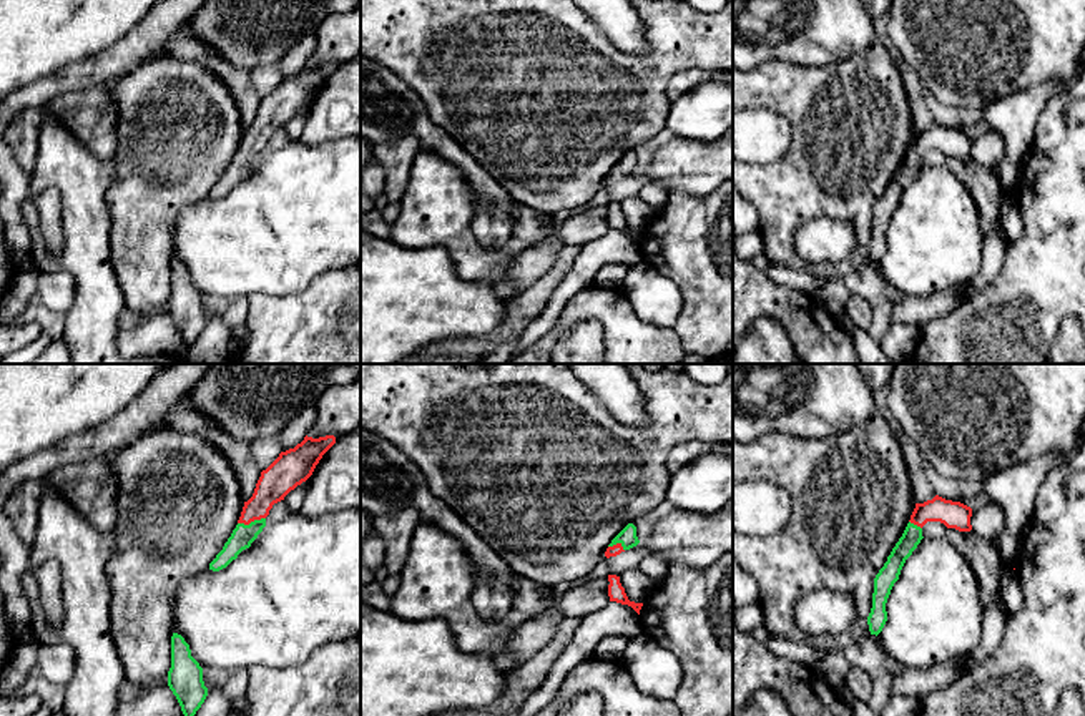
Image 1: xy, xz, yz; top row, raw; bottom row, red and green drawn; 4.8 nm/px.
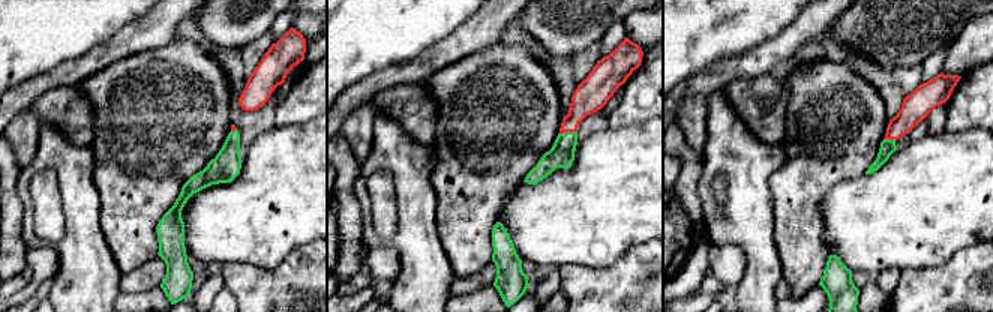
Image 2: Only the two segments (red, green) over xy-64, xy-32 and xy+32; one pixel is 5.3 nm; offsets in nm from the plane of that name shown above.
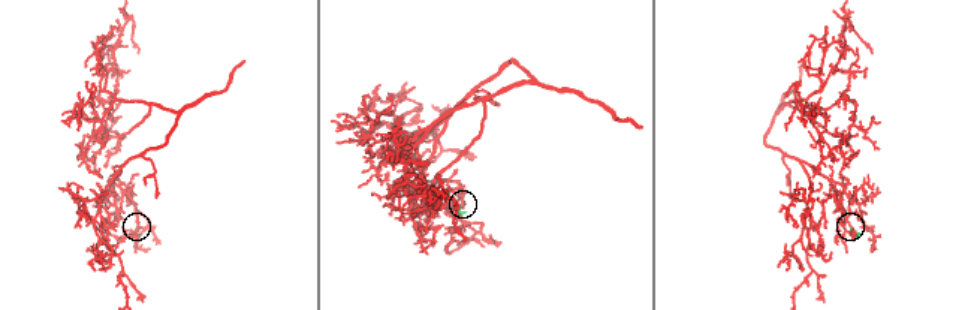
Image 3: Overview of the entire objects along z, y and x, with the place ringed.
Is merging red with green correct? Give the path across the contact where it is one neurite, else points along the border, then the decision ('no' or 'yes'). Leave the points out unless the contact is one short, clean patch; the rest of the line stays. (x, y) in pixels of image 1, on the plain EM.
way xy (279, 105), (255, 138), (251, 148), (243, 163); yes

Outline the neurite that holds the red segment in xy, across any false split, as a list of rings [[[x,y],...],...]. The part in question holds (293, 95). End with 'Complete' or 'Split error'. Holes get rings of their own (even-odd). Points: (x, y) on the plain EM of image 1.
[[[334,63],[319,66],[304,65],[294,76],[281,80],[279,85],[261,100],[253,125],[244,130],[241,145],[223,178],[209,191],[209,198],[226,196],[238,183],[249,176],[251,171],[266,154],[266,145],[274,131],[297,113],[306,110],[322,83],[336,71]]]. Split error

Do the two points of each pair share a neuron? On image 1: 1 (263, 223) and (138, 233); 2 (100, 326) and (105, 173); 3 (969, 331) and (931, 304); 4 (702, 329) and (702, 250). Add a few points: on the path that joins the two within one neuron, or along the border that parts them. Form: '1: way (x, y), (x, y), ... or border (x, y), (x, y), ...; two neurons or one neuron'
1: border (198, 201), (176, 216), (171, 259); two neurons
2: way (97, 288), (92, 271), (92, 211); one neuron
3: border (956, 304), (918, 326); two neurons
4: way (702, 309), (702, 269); one neuron

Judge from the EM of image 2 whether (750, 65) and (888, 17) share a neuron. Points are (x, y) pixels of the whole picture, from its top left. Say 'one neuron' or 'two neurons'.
one neuron

